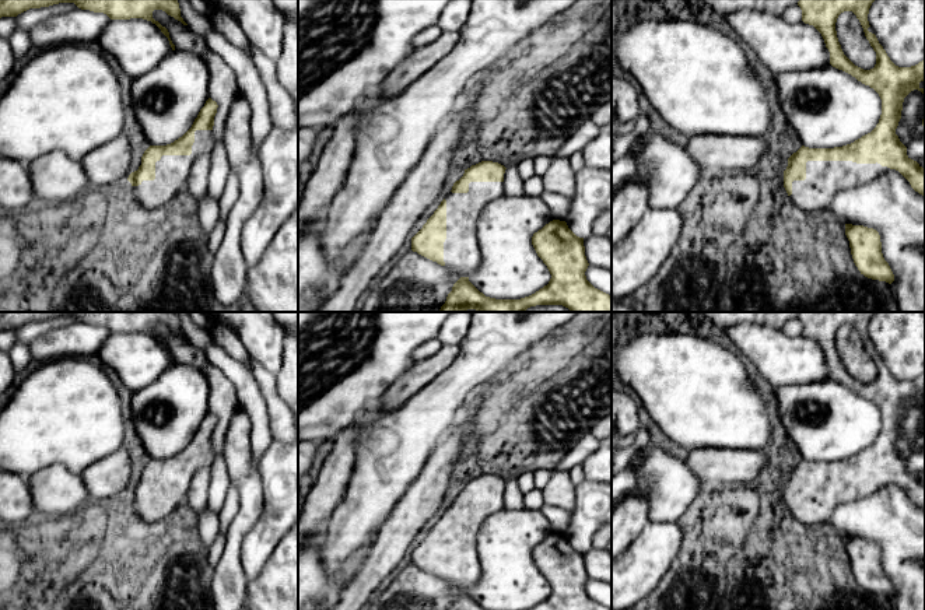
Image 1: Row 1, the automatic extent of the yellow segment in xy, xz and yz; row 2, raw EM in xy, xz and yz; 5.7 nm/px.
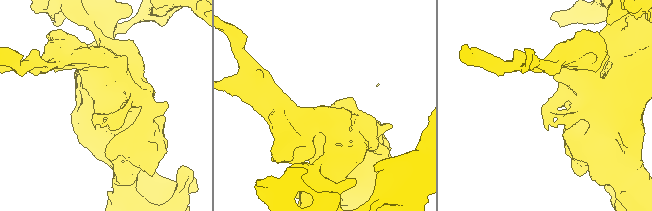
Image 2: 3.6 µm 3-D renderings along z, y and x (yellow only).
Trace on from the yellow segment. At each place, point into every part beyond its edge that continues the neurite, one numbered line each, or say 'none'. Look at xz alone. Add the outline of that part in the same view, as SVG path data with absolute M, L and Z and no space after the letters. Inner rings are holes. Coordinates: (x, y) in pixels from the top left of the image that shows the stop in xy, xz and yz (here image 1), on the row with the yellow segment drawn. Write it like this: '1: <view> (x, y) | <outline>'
1: xz (462, 256) | M470 182L467 193L449 192L445 196L444 262L458 277L469 277L480 267L477 221L483 208L502 196L504 182Z

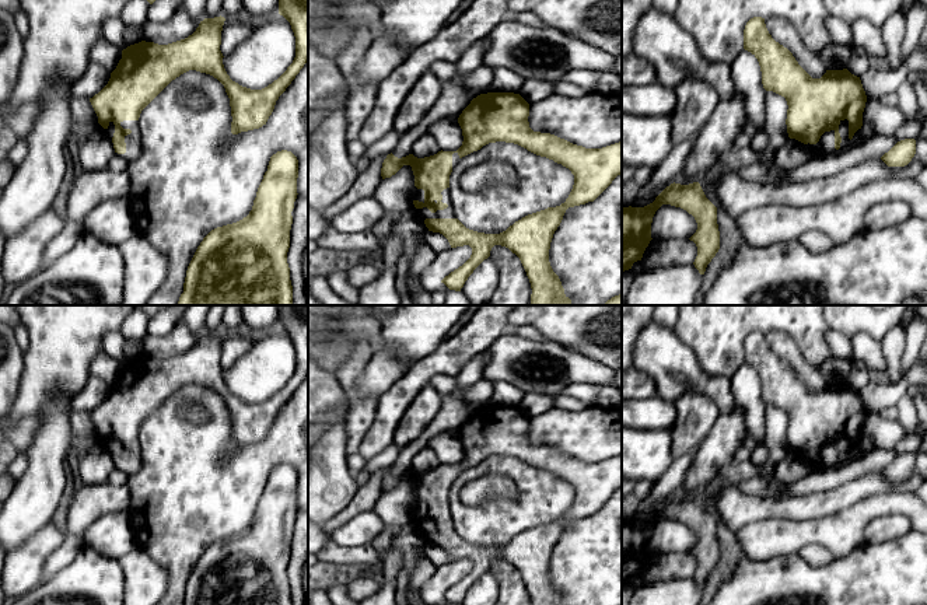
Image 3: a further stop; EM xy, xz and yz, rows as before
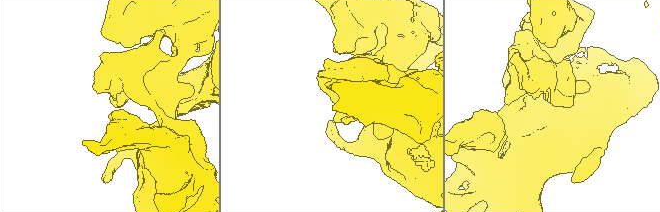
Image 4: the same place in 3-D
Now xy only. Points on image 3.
1: xy (133, 142) | M123 120L120 122L123 129L130 129L132 133L125 136L126 153L118 154L125 158L127 162L134 161L141 154L141 133L139 127L139 120Z

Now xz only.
1: xz (424, 213) | M449 188L444 189L441 192L442 195L442 203L447 203L448 207L444 210L437 210L435 213L431 213L427 207L423 209L417 209L420 217L423 220L426 218L456 218L455 213L454 213L454 207L452 207L452 200L451 200L451 195L449 195Z

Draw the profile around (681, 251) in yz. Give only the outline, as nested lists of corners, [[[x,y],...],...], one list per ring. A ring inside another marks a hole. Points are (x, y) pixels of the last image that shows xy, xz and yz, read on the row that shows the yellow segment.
[[[688,238],[651,239],[646,248],[641,263],[646,267],[674,267],[695,262],[697,246]]]

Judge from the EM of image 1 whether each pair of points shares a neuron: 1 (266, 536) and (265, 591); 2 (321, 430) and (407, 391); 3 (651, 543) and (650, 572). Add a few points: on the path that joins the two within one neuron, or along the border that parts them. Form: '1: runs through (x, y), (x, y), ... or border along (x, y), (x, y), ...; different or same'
1: border along (283, 536), (260, 572), (246, 582); different
2: border along (398, 377), (375, 402); different
3: runs through (651, 550), (650, 565); same

